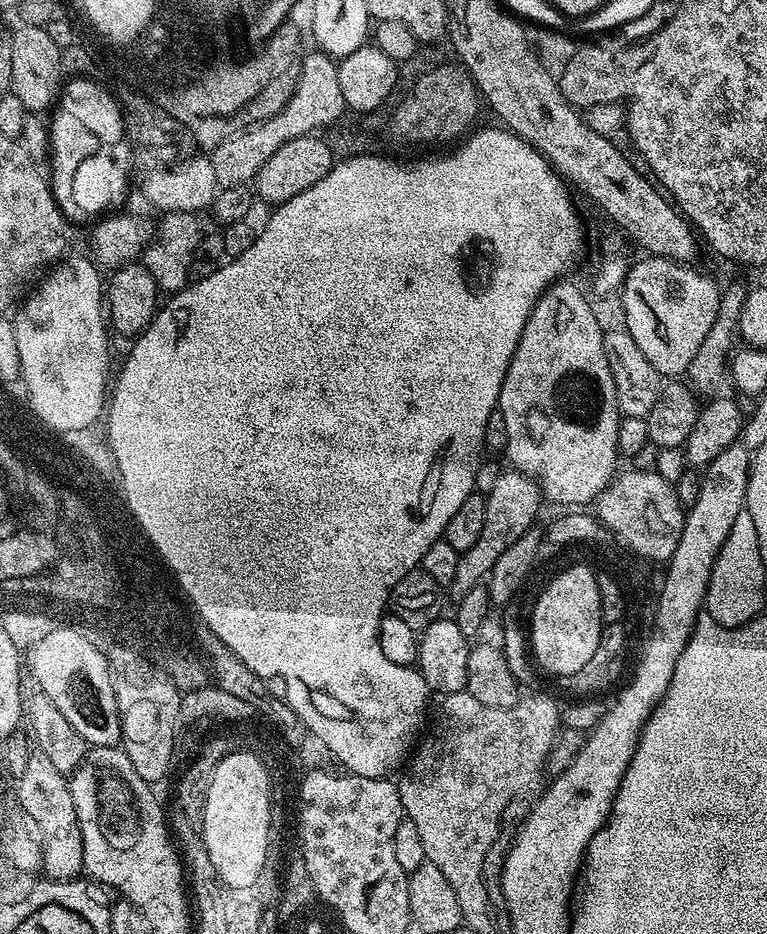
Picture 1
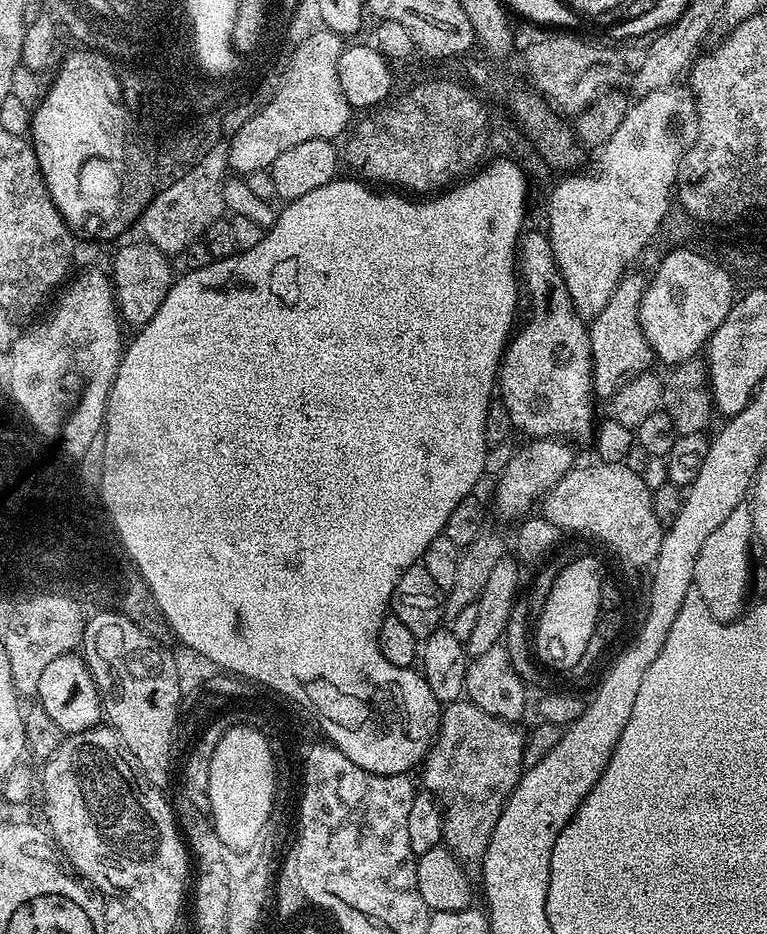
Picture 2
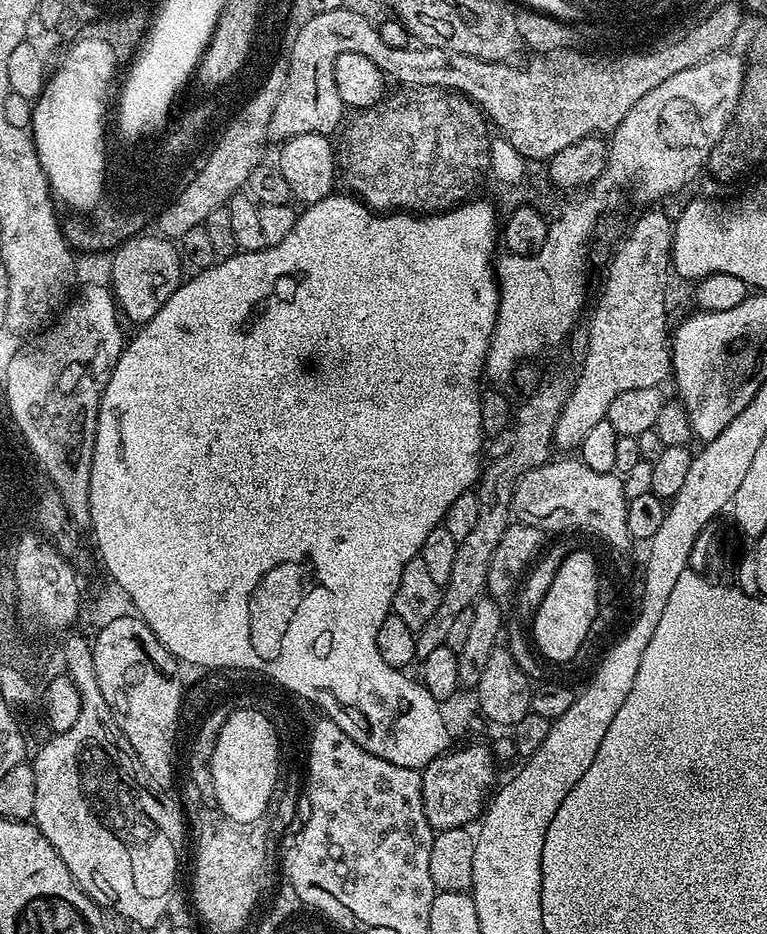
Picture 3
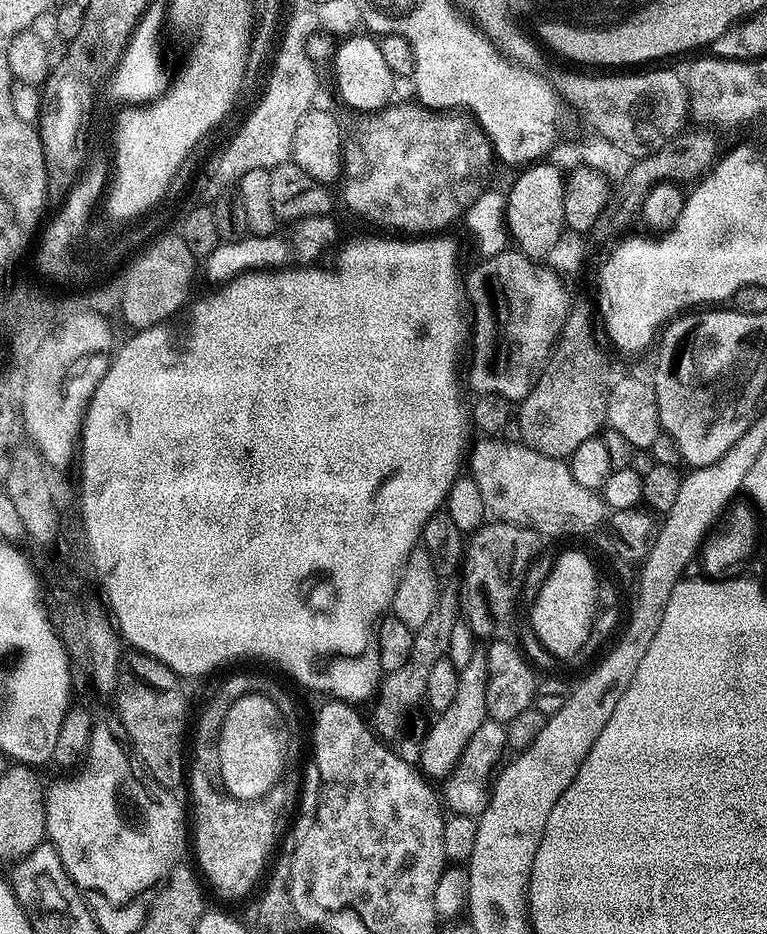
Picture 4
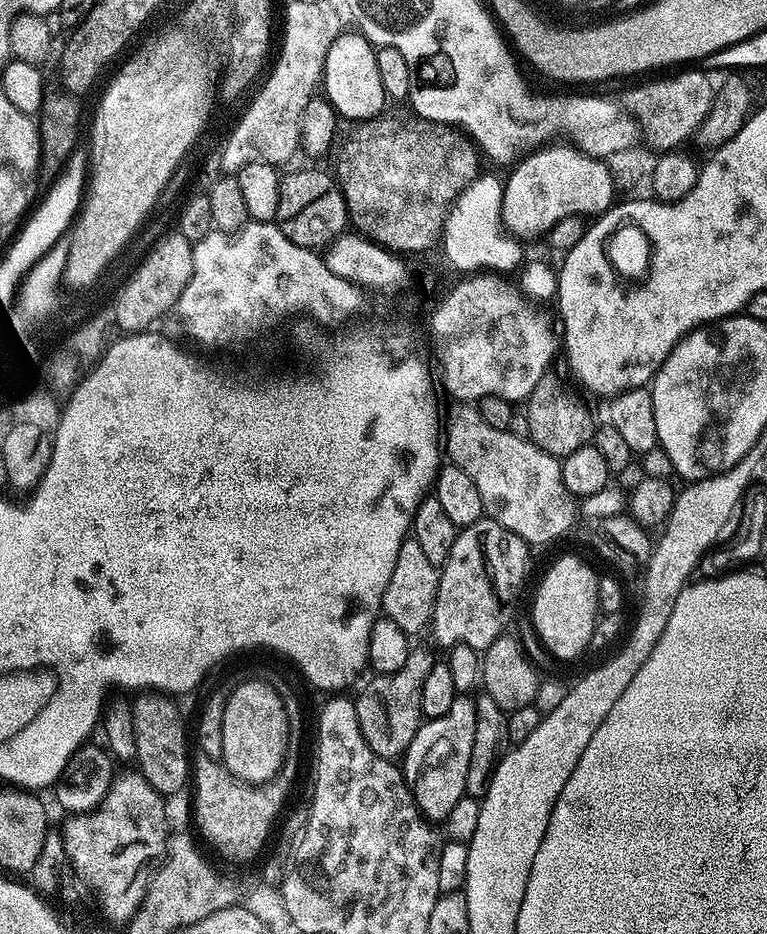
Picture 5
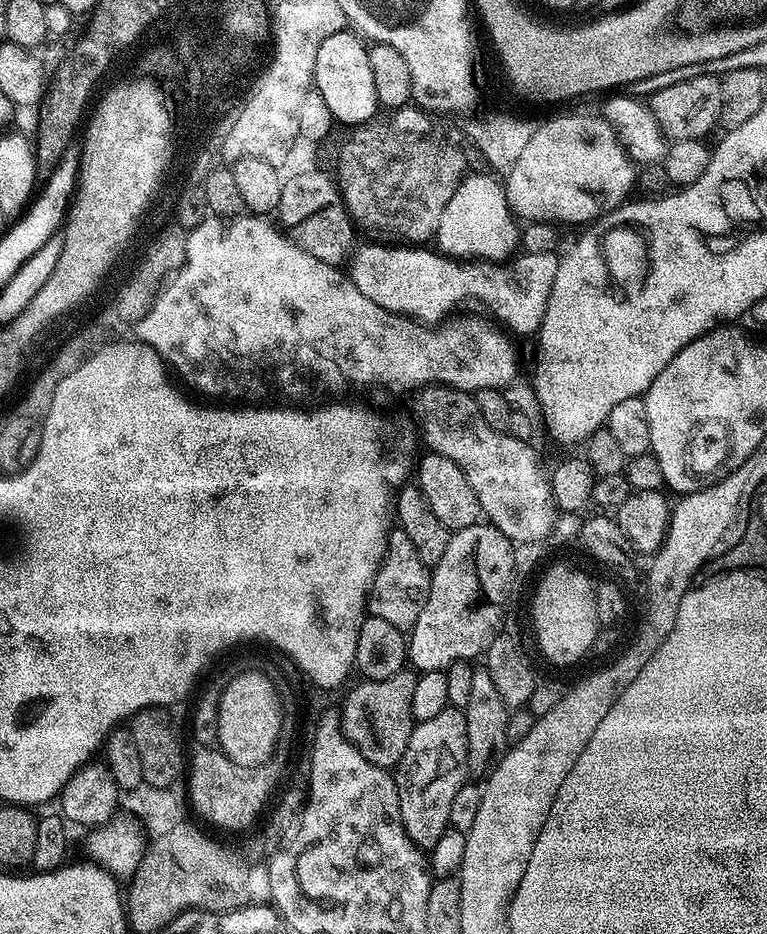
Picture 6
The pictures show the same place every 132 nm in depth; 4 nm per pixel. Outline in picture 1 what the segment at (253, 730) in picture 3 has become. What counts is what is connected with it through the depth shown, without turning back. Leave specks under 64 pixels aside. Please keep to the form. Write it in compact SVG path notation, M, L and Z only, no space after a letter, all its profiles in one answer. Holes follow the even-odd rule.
M228 756L218 762L208 783L208 793L202 805L202 831L206 842L206 854L214 862L214 870L220 881L232 887L245 883L260 872L260 860L264 860L264 836L268 836L268 780L264 780L264 768L256 764L252 756Z

